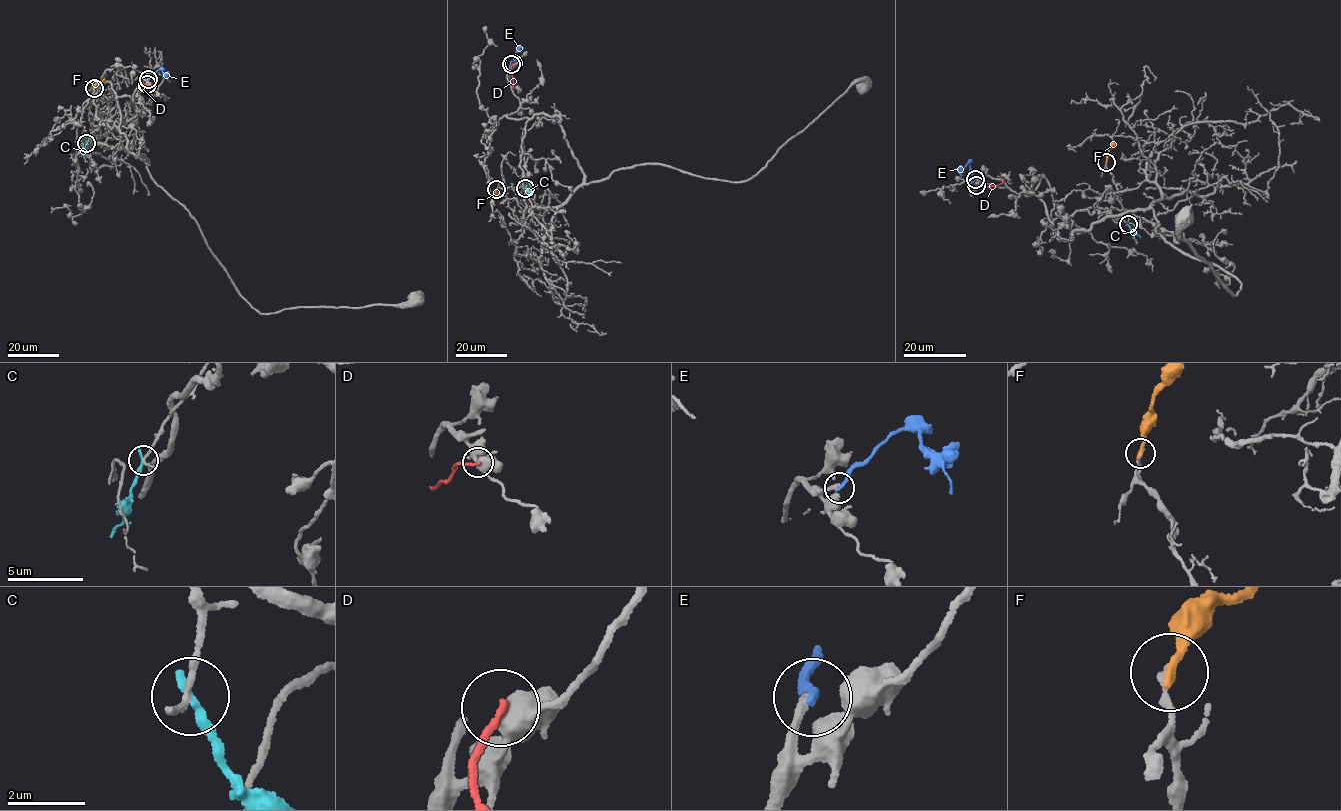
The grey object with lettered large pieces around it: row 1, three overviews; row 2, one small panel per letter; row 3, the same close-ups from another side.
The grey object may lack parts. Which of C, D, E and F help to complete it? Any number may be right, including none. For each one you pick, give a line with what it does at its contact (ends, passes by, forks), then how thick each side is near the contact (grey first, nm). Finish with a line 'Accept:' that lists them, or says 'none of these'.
Accept: none of these

